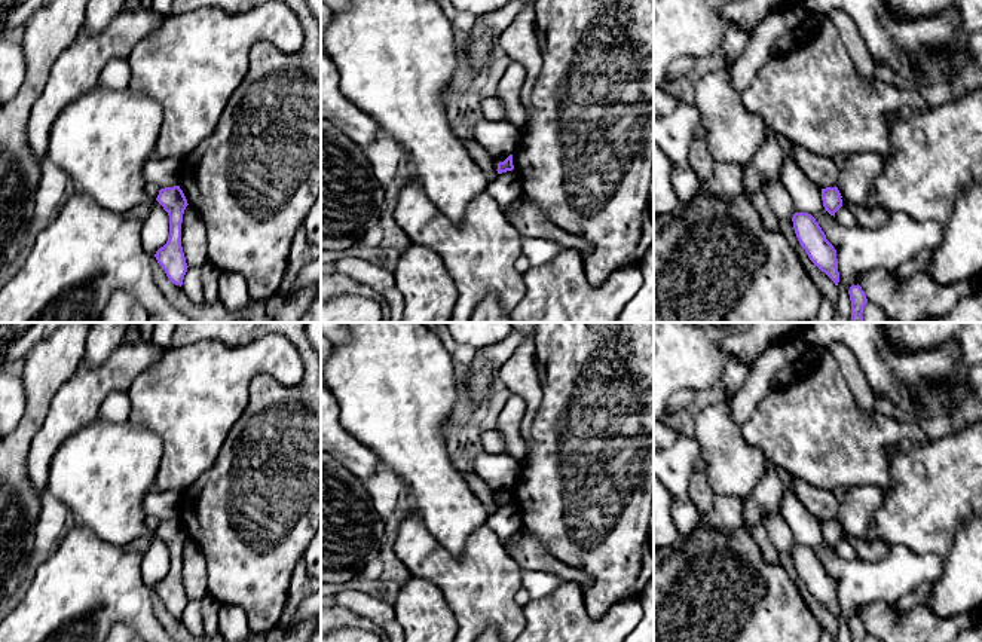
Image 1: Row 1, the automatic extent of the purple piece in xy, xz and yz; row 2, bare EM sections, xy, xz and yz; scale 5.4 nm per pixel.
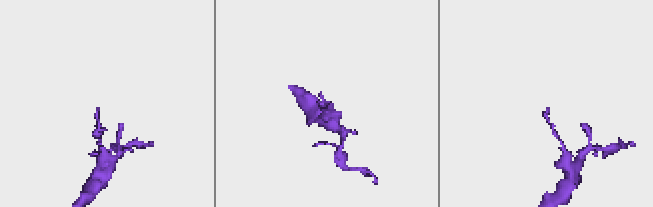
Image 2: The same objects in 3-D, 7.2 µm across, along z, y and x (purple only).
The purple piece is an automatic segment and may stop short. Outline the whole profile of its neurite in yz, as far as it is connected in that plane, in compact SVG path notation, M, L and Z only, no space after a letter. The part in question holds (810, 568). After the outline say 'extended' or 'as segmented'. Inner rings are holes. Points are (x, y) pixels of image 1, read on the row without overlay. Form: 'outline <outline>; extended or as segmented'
outline M795 545L792 554L796 571L810 593L838 618L839 605L836 583L826 572L816 551L808 545Z; as segmented

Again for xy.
outline M180 519L160 522L156 534L169 548L169 569L166 577L156 584L155 590L168 612L181 620L189 600L181 580L183 547L189 536Z; as segmented

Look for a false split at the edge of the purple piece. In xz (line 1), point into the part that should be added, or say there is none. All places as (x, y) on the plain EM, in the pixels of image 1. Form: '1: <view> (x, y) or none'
1: none

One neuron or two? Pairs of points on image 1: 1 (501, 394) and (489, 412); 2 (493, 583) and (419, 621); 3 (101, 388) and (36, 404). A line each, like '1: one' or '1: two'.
1: one
2: two
3: two

